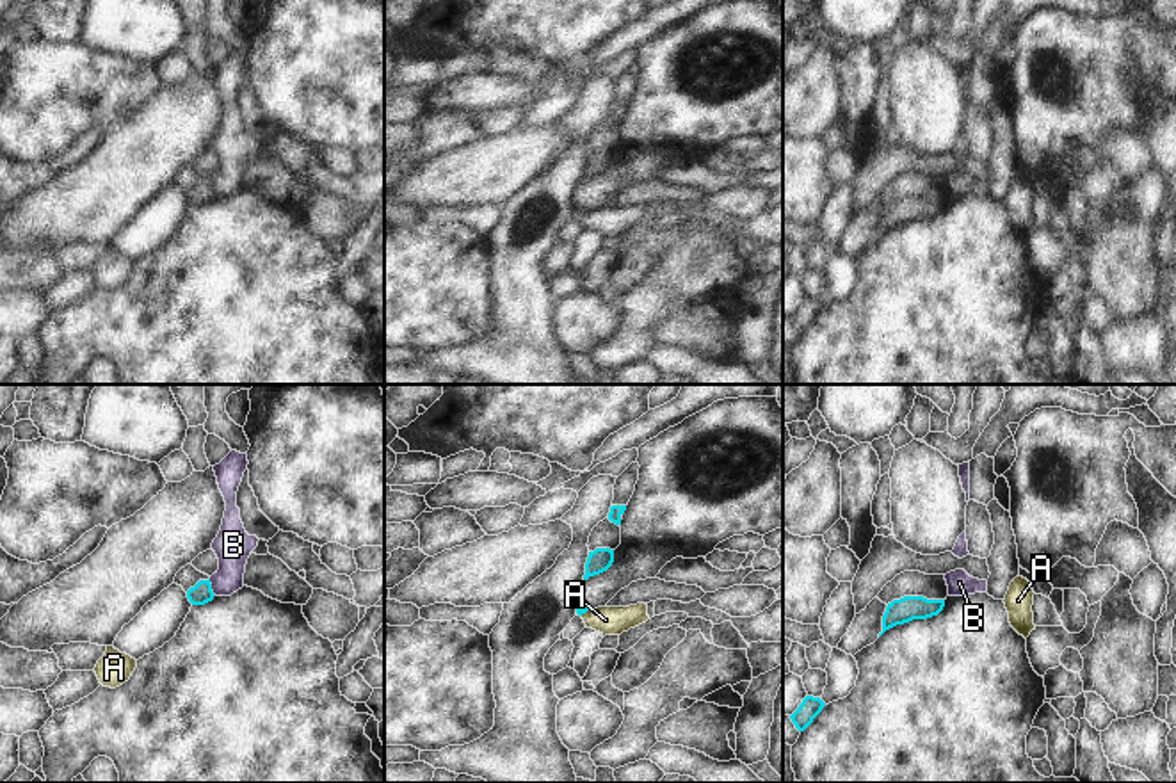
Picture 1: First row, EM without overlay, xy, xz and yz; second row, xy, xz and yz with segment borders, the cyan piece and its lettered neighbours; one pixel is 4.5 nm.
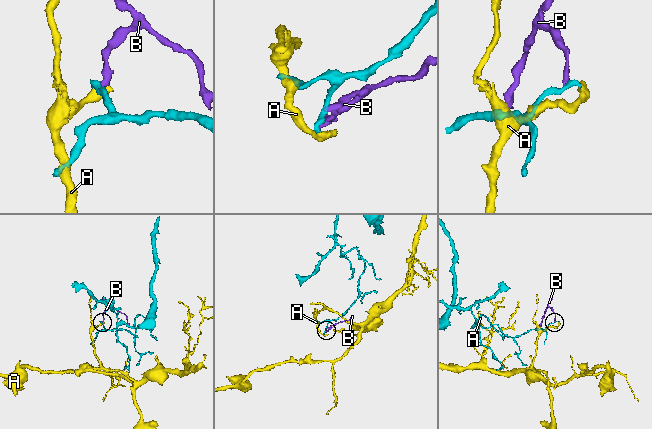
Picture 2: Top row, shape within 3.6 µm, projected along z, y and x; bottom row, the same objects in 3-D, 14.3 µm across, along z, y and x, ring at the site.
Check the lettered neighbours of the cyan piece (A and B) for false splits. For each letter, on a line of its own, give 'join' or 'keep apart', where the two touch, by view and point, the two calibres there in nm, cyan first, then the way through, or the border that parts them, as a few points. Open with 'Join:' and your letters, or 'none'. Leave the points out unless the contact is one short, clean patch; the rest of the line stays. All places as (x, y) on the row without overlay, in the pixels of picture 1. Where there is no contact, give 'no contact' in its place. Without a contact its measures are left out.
Join: none
A: keep apart | xz (586, 212) | 40/130 nm | along xz (593, 210), (580, 216)
B: keep apart | xy (210, 189) | 100/170 nm | along xy (209, 180), (210, 191), (216, 196)

